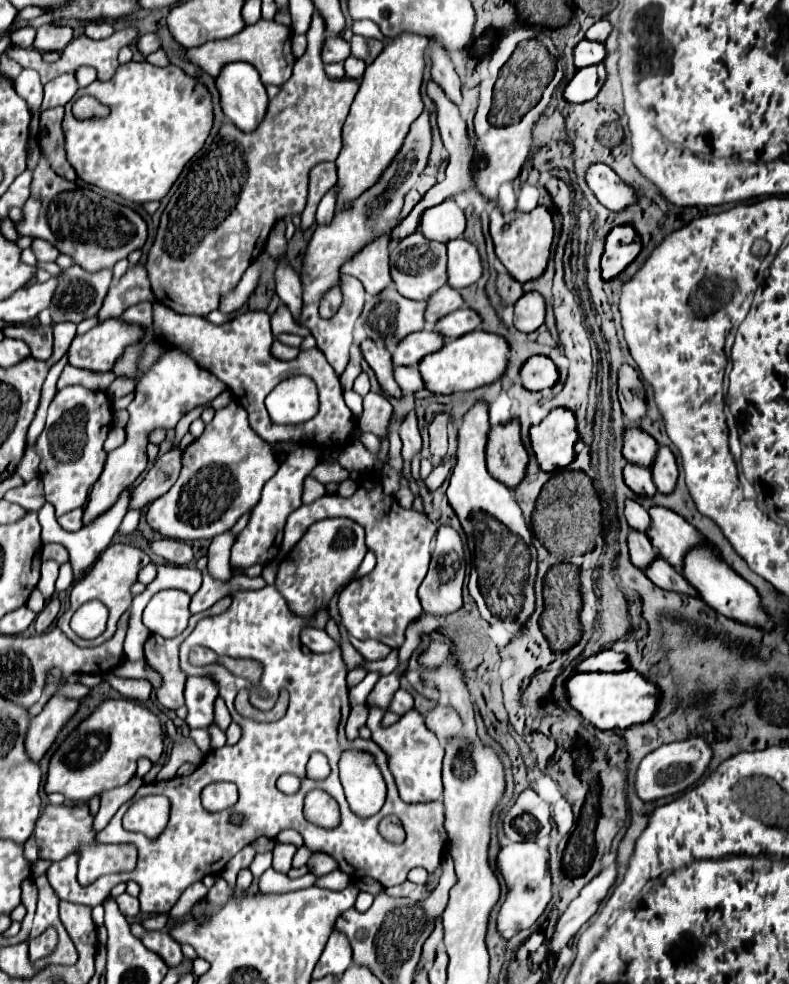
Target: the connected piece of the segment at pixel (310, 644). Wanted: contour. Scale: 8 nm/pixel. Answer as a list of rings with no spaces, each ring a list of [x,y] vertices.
[[[302,629],[300,641],[302,641],[312,653],[328,653],[328,651],[332,651],[332,647],[334,647],[332,639],[326,635],[324,629]]]

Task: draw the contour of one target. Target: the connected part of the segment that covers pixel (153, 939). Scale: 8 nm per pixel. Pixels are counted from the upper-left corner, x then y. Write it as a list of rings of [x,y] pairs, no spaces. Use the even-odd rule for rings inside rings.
[[[140,923],[130,925],[132,933],[136,933],[136,937],[154,953],[158,953],[168,967],[178,967],[184,963],[184,955],[180,951],[180,943],[174,941],[166,931],[148,931],[144,929]]]

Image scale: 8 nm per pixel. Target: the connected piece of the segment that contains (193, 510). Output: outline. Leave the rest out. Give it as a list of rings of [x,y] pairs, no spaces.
[[[232,401],[228,407],[216,411],[214,419],[206,425],[204,433],[184,451],[182,465],[184,467],[178,481],[172,485],[172,489],[166,495],[150,503],[146,517],[148,517],[148,523],[162,535],[190,541],[190,539],[212,539],[232,529],[232,525],[240,519],[240,515],[244,515],[246,511],[252,511],[252,507],[258,503],[262,487],[266,485],[268,479],[274,477],[280,463],[272,447],[250,429],[246,409],[236,401]]]

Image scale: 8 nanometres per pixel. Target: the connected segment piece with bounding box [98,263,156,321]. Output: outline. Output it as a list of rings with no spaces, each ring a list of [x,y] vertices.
[[[136,263],[126,271],[126,275],[120,281],[116,281],[116,285],[110,287],[110,291],[104,299],[104,305],[98,313],[98,319],[106,321],[106,319],[112,319],[112,317],[118,317],[128,307],[142,303],[142,301],[156,303],[156,297],[150,289],[146,265]]]

